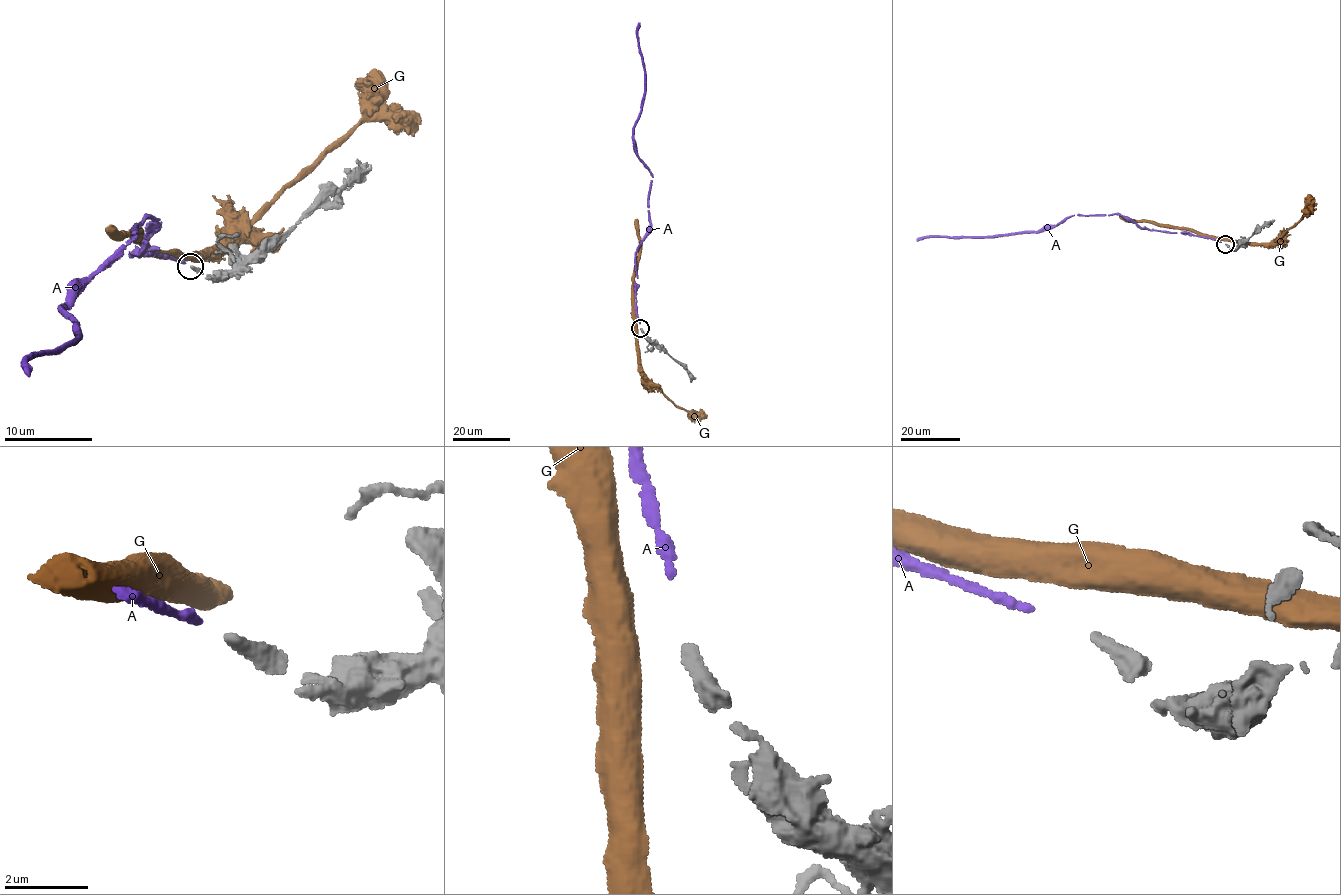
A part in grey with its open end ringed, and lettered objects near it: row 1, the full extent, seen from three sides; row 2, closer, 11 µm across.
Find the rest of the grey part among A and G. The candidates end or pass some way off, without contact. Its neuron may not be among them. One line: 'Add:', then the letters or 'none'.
Add: A

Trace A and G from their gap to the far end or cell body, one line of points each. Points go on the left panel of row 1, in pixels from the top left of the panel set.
A: (184, 262), (145, 251), (129, 257), (156, 229), (147, 217), (60, 310), (78, 338), (23, 363), (29, 376)
G: (178, 258), (211, 249), (223, 238), (230, 238), (329, 148), (342, 141), (363, 122), (377, 119), (420, 125)

